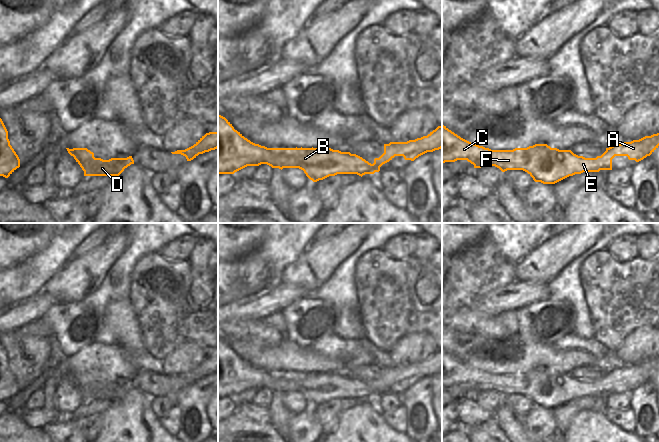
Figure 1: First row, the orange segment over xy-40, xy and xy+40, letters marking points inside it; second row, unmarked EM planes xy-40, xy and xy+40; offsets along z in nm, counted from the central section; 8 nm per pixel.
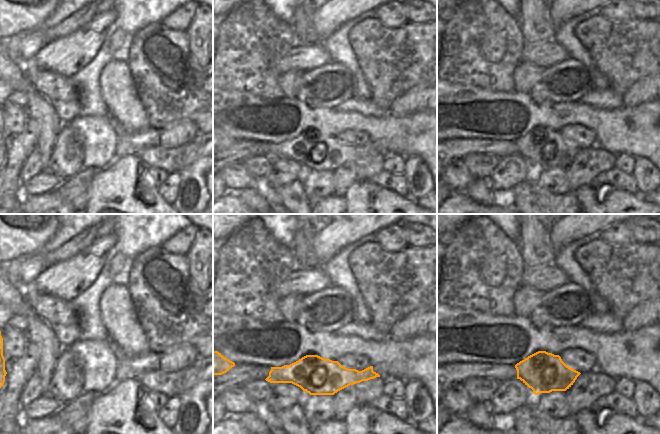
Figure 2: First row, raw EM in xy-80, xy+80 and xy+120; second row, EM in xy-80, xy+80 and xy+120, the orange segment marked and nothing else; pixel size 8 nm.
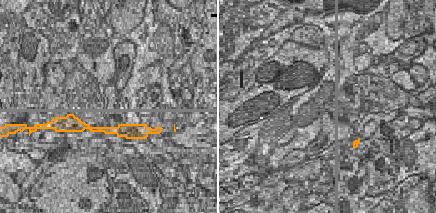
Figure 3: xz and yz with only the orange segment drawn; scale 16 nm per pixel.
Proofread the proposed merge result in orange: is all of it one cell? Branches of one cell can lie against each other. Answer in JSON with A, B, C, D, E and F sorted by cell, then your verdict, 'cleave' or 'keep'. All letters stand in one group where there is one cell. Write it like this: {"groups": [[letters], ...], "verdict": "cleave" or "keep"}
{"groups": [["A", "B", "C", "D", "E", "F"]], "verdict": "keep"}

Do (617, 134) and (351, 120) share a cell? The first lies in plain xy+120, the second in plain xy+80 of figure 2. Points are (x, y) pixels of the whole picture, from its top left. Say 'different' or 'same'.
same

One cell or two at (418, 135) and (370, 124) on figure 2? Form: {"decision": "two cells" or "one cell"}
{"decision": "one cell"}

